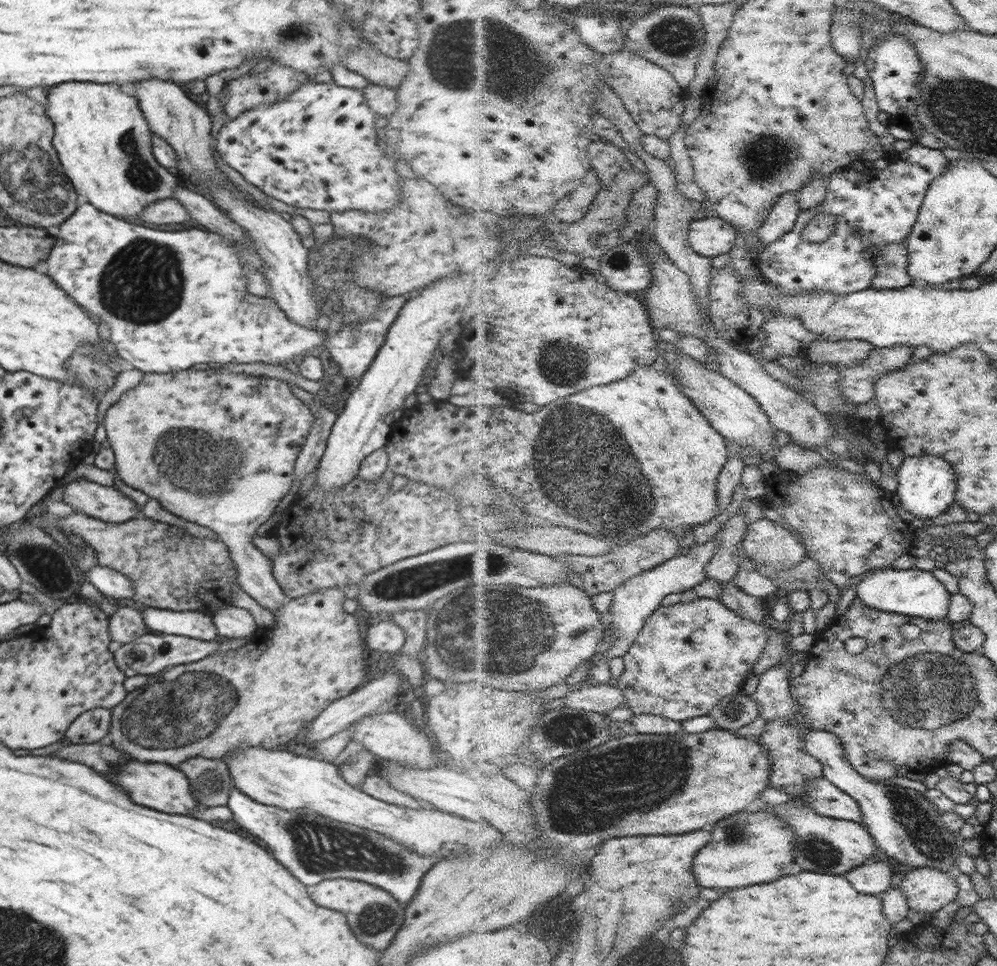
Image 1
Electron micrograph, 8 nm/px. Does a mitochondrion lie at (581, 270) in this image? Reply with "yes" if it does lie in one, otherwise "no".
no

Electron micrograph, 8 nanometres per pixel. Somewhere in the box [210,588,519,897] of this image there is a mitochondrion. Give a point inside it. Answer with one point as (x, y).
(336, 849)

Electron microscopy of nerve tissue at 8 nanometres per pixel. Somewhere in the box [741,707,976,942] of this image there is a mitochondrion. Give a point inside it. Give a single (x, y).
(922, 834)

